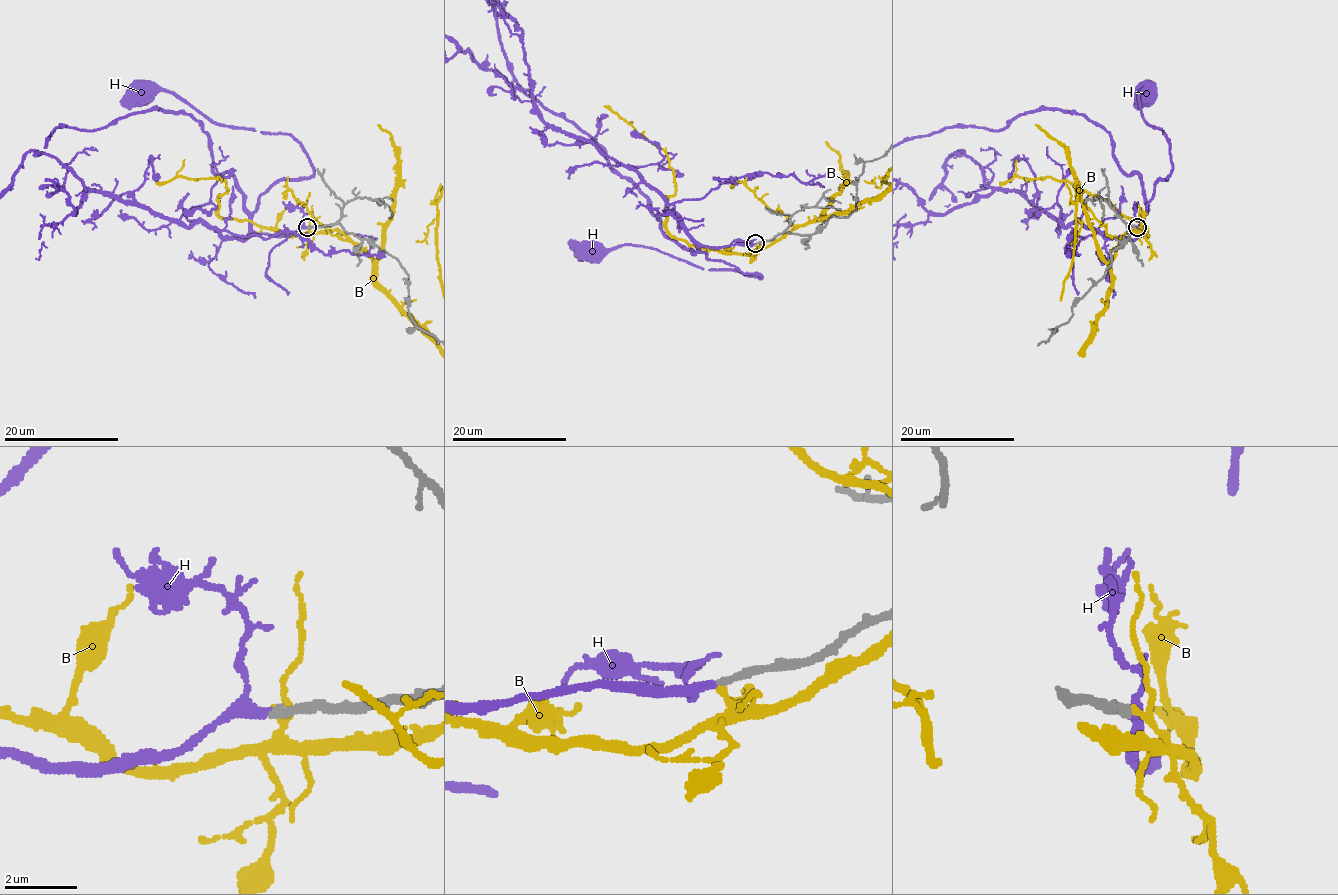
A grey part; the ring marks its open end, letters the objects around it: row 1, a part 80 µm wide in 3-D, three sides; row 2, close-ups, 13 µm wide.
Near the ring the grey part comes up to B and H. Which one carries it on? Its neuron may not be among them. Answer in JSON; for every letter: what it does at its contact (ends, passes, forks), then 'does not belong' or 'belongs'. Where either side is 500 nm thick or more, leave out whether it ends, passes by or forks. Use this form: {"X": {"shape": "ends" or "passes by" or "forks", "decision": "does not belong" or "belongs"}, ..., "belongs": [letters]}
{"B": {"shape": "passes by", "decision": "does not belong"}, "H": {"shape": "passes by", "decision": "belongs"}, "belongs": ["H"]}

